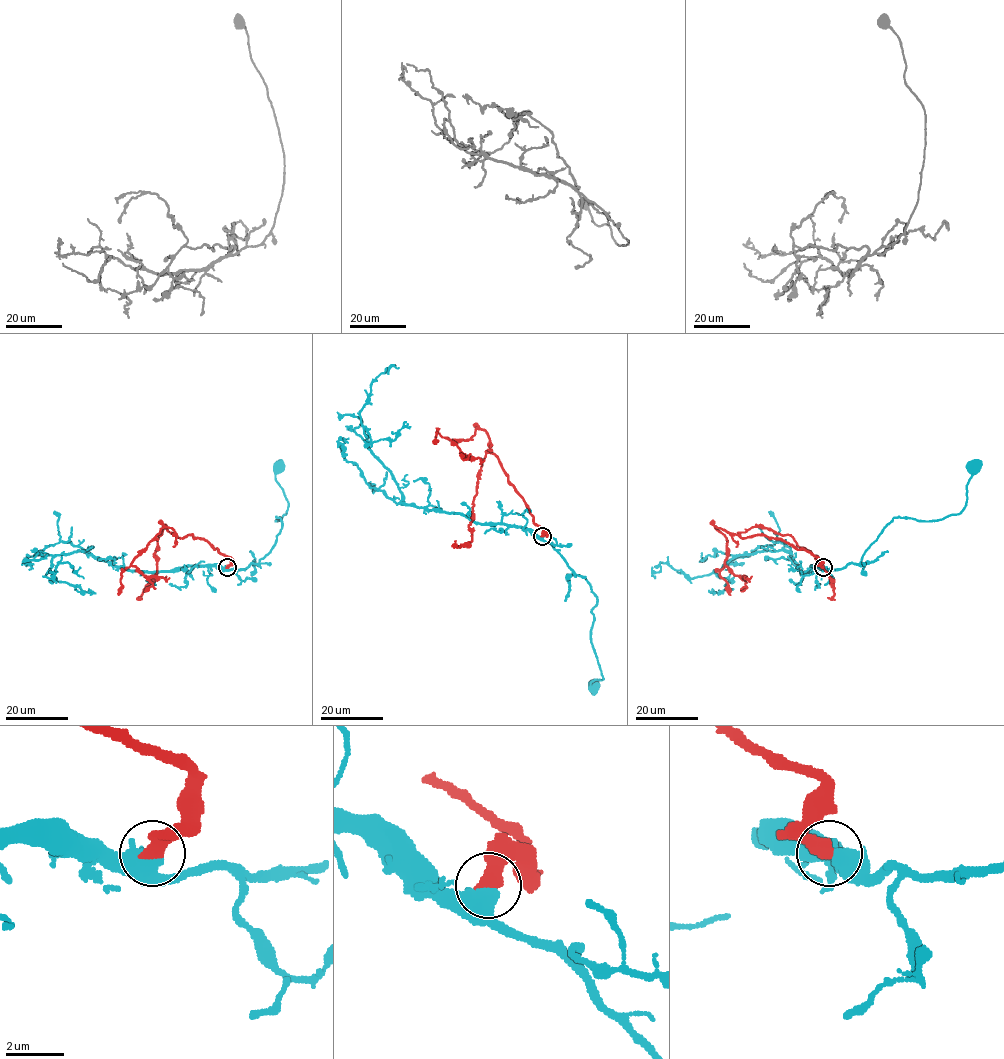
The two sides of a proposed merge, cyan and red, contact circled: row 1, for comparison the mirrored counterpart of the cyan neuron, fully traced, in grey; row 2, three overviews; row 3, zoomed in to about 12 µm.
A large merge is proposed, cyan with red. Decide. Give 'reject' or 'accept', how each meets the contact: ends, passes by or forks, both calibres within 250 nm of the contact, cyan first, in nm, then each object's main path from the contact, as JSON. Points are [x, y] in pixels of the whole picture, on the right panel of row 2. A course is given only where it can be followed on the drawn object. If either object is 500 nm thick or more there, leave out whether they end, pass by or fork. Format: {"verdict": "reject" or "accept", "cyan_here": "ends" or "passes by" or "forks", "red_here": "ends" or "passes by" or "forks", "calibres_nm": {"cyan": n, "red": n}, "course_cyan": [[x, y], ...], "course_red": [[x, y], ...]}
{"verdict": "accept", "calibres_nm": {"cyan": 650, "red": 550}, "course_cyan": [[823, 567], [841, 569], [858, 564], [898, 517], [937, 521], [959, 514], [967, 500], [973, 464]], "course_red": [[823, 567], [821, 559], [783, 540], [740, 534], [755, 526], [790, 535], [826, 572], [834, 590], [827, 597]]}

